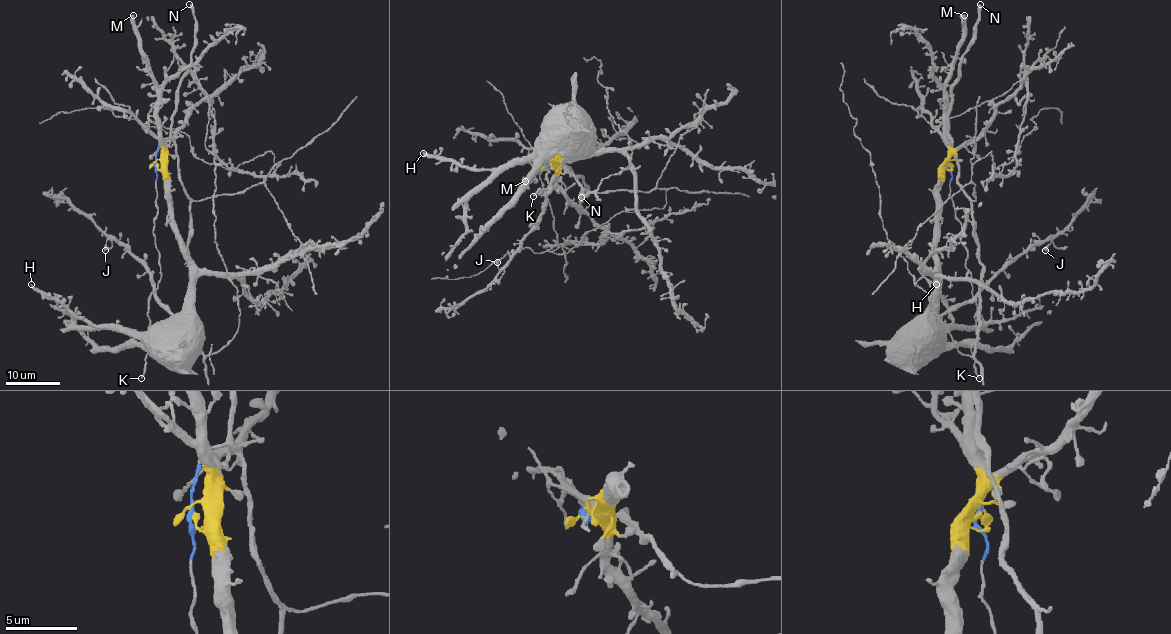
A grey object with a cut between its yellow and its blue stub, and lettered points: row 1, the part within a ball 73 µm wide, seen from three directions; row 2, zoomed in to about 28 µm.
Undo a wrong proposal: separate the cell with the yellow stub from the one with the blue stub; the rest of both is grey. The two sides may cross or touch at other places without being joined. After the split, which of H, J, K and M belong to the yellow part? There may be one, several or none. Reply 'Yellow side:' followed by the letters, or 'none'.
Yellow side: H, J, M

